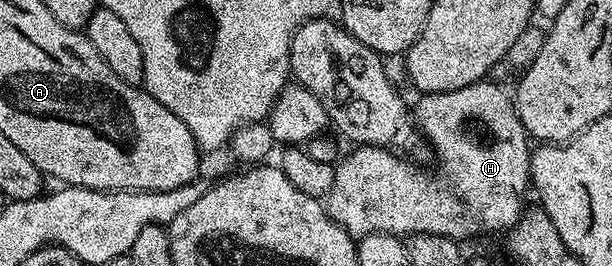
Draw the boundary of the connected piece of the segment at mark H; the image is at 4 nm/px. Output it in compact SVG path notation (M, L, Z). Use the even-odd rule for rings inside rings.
M484 79L477 83L469 83L469 87L457 87L457 91L441 91L440 93L424 93L418 99L419 102L413 105L413 120L421 130L422 136L431 140L431 145L435 148L435 157L439 160L439 169L443 172L443 177L430 177L427 173L422 173L415 165L410 165L406 161L406 156L390 149L383 149L380 145L359 145L347 158L340 160L335 165L335 182L325 198L325 208L327 213L335 220L349 236L356 239L369 235L370 233L394 233L396 235L414 235L416 233L428 233L429 235L441 235L442 237L452 237L454 241L466 242L466 237L475 237L478 233L491 233L494 229L509 231L517 223L517 219L522 215L525 208L523 196L529 193L531 185L531 154L533 152L532 142L527 136L525 127L515 110L515 103L510 92L507 93L502 84L490 79Z

